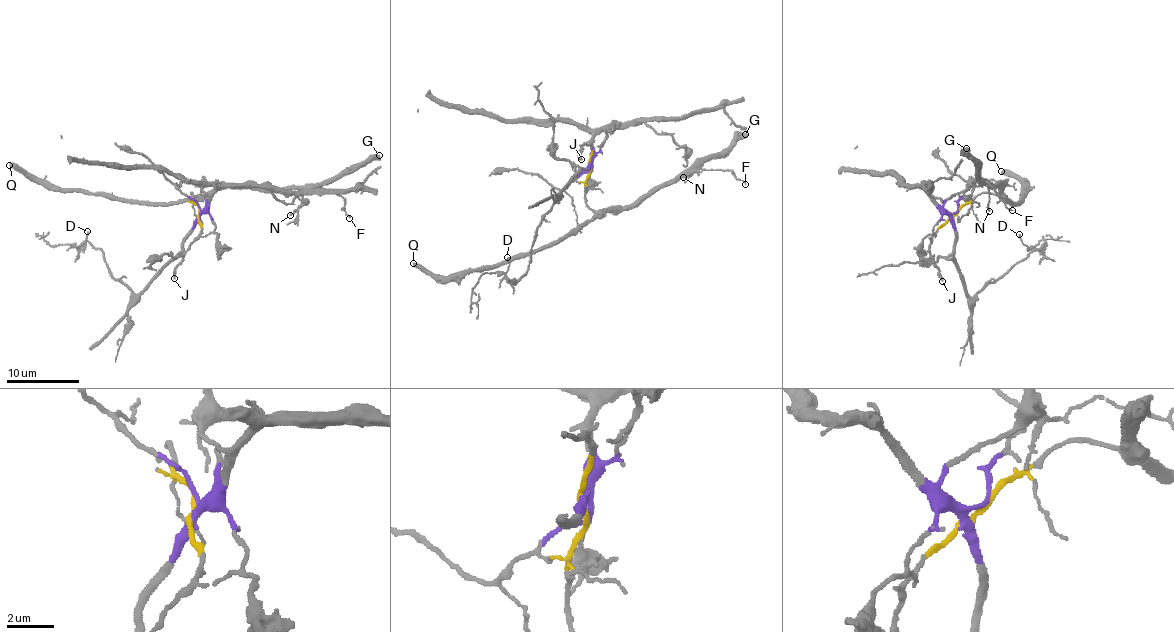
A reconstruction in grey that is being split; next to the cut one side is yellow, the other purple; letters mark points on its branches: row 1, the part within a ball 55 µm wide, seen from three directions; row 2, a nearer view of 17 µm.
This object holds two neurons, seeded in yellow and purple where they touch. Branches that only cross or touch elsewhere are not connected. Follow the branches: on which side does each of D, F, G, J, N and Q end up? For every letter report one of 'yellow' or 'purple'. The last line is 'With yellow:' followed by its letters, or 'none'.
D: purple
F: yellow
G: yellow
J: yellow
N: yellow
Q: yellow
With yellow: F, G, J, N, Q

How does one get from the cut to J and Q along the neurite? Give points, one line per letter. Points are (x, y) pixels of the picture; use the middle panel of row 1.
J: (591, 168), (590, 145), (583, 144), (578, 156), (581, 160)
Q: (591, 168), (584, 192), (585, 205), (593, 216), (556, 241), (491, 266), (447, 277), (435, 277), (413, 262)

